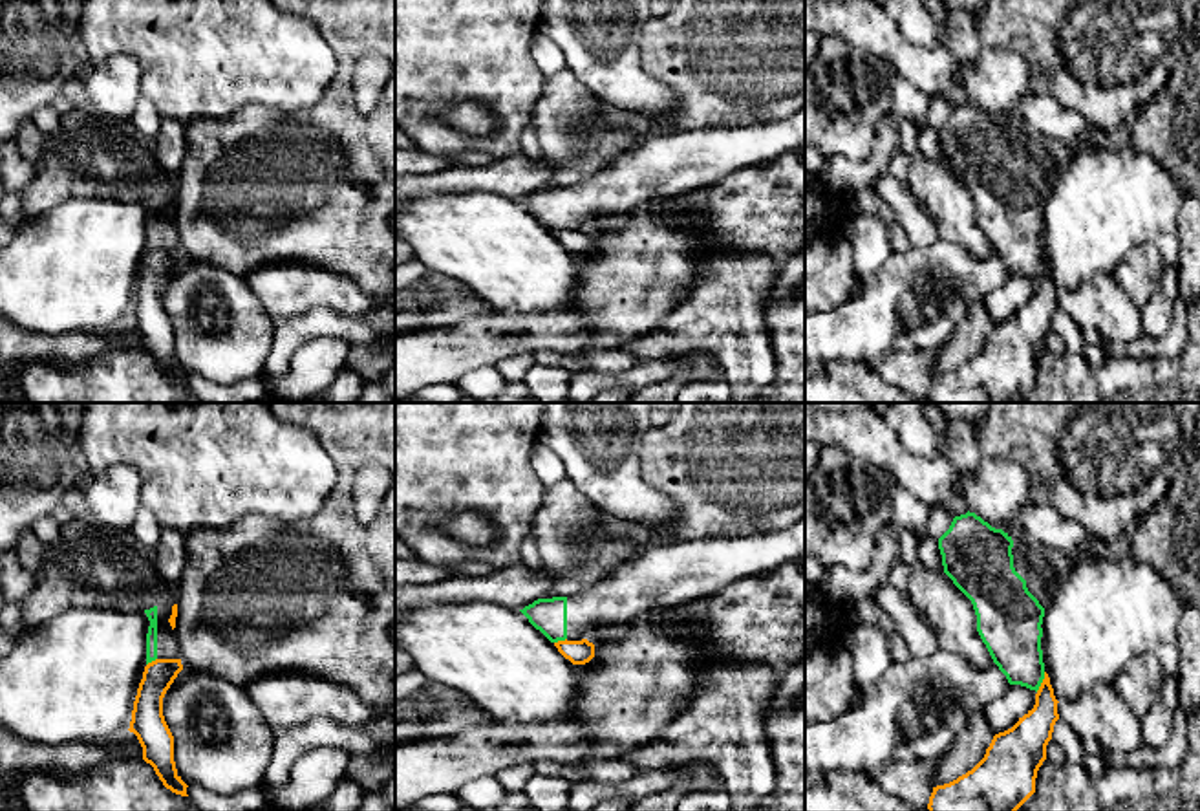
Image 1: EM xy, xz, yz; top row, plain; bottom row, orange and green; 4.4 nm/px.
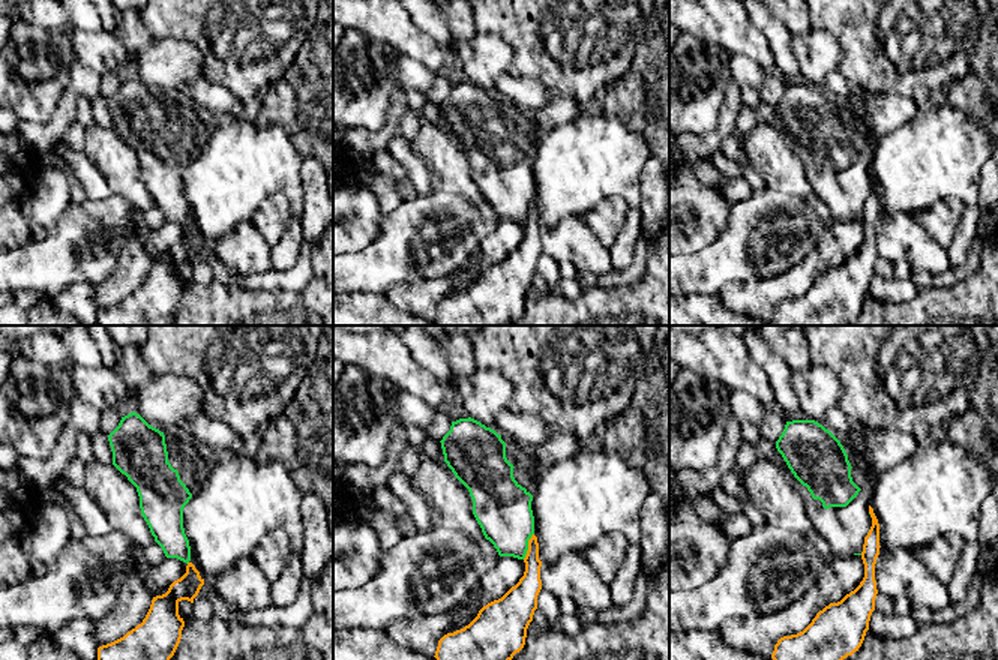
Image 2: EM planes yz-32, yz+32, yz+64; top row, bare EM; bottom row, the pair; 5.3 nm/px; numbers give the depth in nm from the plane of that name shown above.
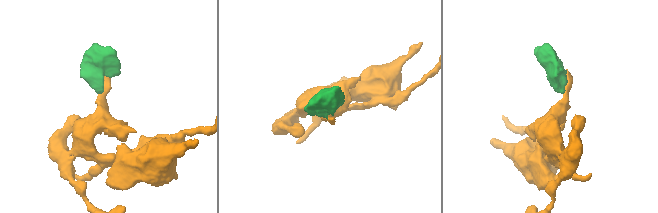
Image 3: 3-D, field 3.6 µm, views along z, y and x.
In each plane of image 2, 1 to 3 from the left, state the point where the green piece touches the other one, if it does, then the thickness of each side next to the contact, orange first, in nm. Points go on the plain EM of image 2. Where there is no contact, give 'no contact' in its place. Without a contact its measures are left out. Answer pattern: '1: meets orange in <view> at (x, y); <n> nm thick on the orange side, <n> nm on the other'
1: no contact
2: meets orange in yz+32 at (529, 210); 140 nm thick on the orange side, 300 nm on the other
3: no contact

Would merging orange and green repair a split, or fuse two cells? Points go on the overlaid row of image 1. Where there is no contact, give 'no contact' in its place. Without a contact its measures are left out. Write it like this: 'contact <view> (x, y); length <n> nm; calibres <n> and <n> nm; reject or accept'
contact yz (1043, 681); length 100 nm; calibres 170 and 260 nm; reject

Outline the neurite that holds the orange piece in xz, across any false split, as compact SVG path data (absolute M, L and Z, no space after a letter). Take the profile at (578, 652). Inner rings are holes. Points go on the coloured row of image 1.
M587 639L582 641L558 641L554 643L558 652L573 665L585 665L595 657L595 644Z

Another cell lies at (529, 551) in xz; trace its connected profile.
M532 533L521 542L520 555L521 564L527 566L529 569L532 571L545 569Z

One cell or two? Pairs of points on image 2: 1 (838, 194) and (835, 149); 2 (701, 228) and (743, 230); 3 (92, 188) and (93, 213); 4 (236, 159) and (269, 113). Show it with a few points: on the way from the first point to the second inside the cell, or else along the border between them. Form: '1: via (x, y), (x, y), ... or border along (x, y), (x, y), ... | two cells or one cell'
1: via (839, 183), (836, 159) | one cell
2: border along (731, 206), (725, 230), (712, 243), (695, 251) | two cells
3: border along (113, 194), (105, 198), (87, 200) | two cells
4: border along (270, 123), (260, 125) | two cells

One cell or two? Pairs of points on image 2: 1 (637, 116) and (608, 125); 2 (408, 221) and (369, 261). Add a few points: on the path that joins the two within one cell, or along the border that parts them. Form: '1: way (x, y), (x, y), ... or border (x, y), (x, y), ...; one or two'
1: border (610, 111), (638, 131), (649, 143); two
2: way (399, 231), (380, 251); one

